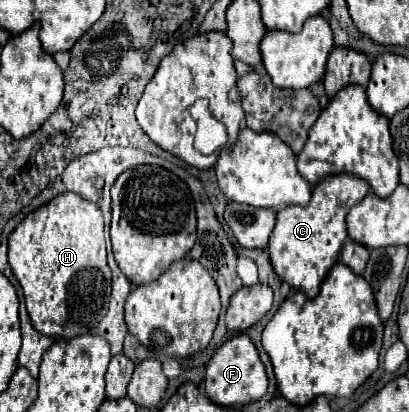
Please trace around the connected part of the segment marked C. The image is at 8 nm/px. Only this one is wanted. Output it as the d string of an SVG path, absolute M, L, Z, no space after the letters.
M332 175L324 181L320 181L314 191L312 199L306 207L284 207L276 215L276 227L272 231L270 243L268 243L268 253L270 253L270 263L276 271L276 275L286 281L292 289L302 291L306 297L316 297L320 291L320 285L332 265L338 261L338 253L348 237L346 233L346 215L352 205L360 203L362 197L370 187L366 185L364 179L352 177L352 175Z

